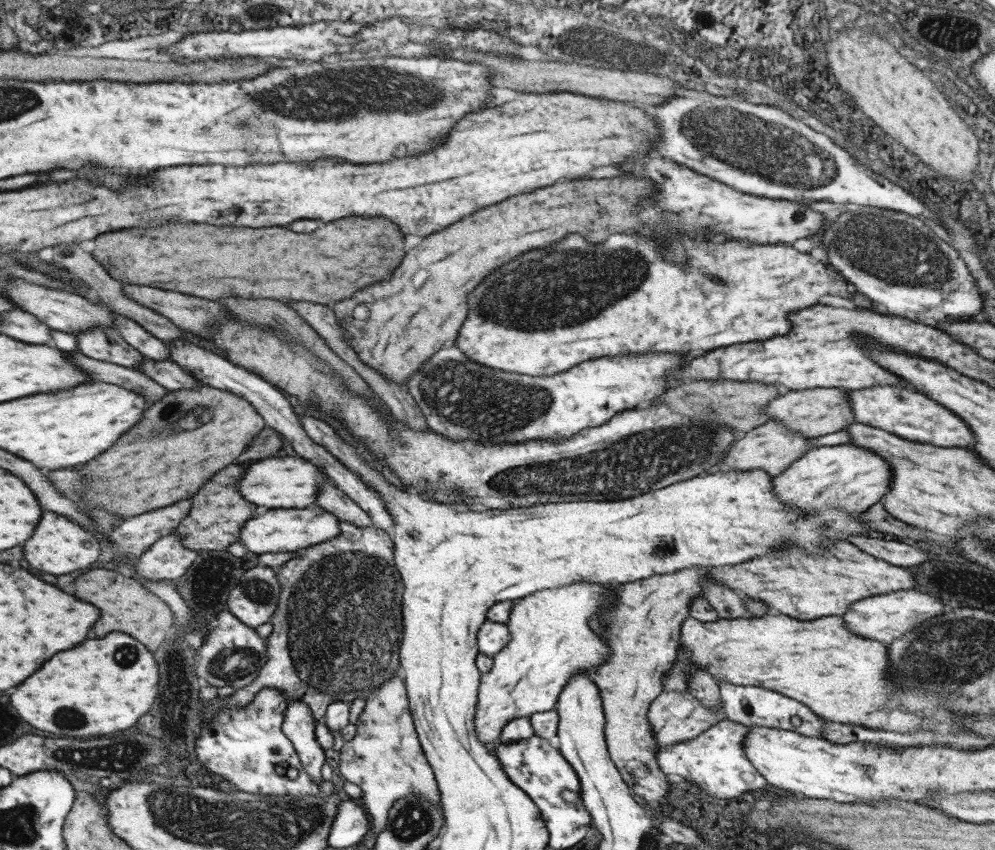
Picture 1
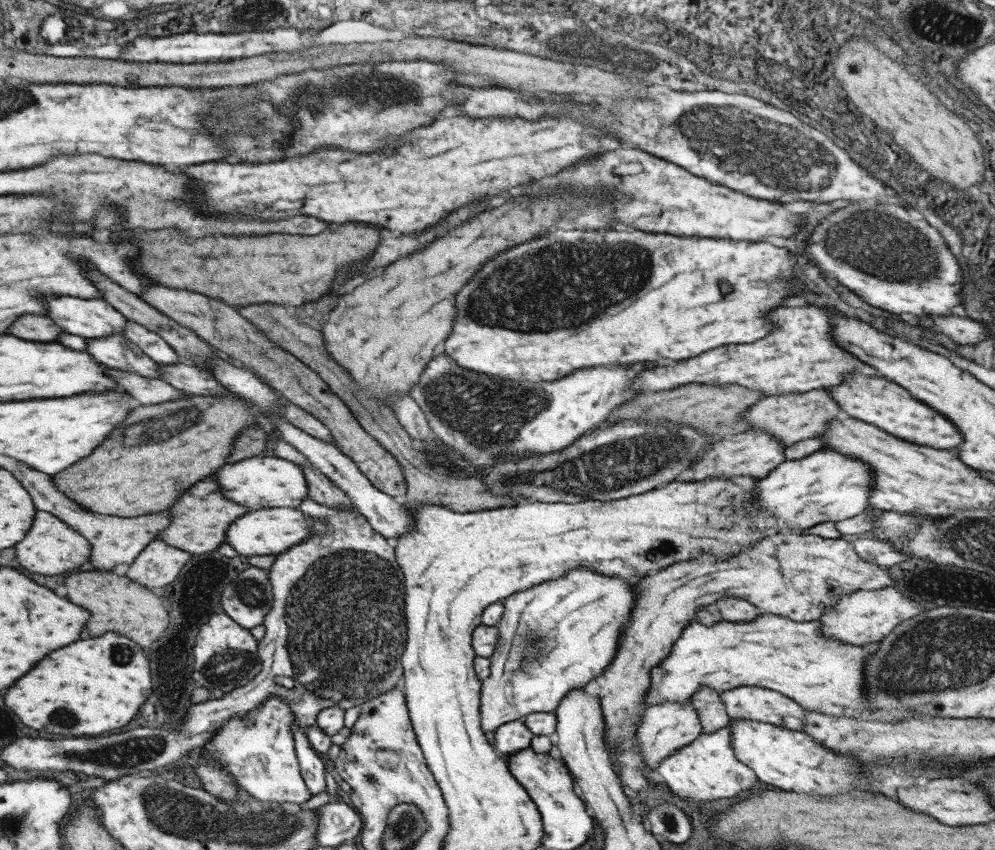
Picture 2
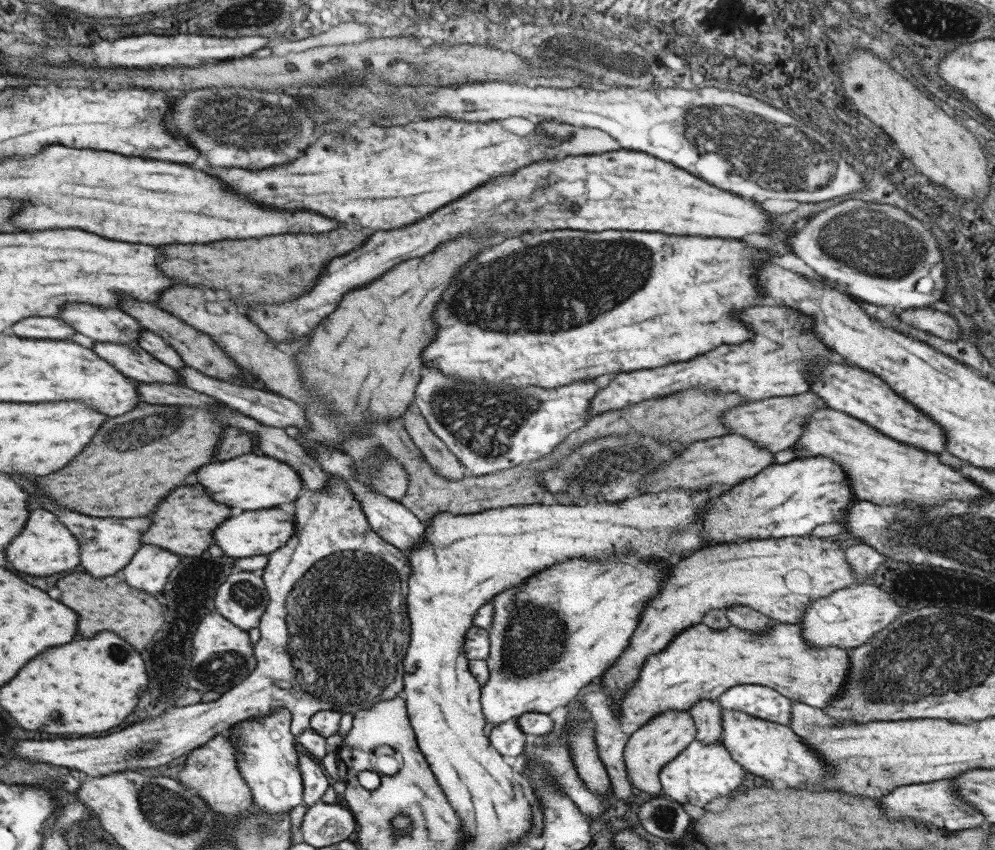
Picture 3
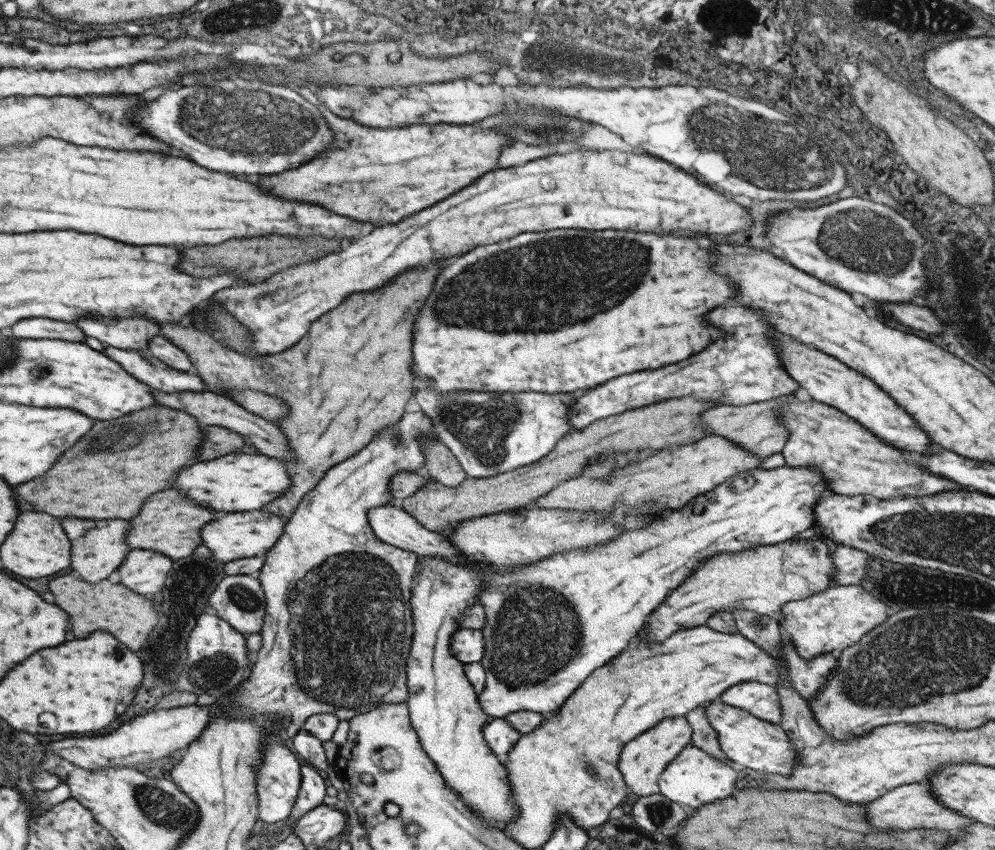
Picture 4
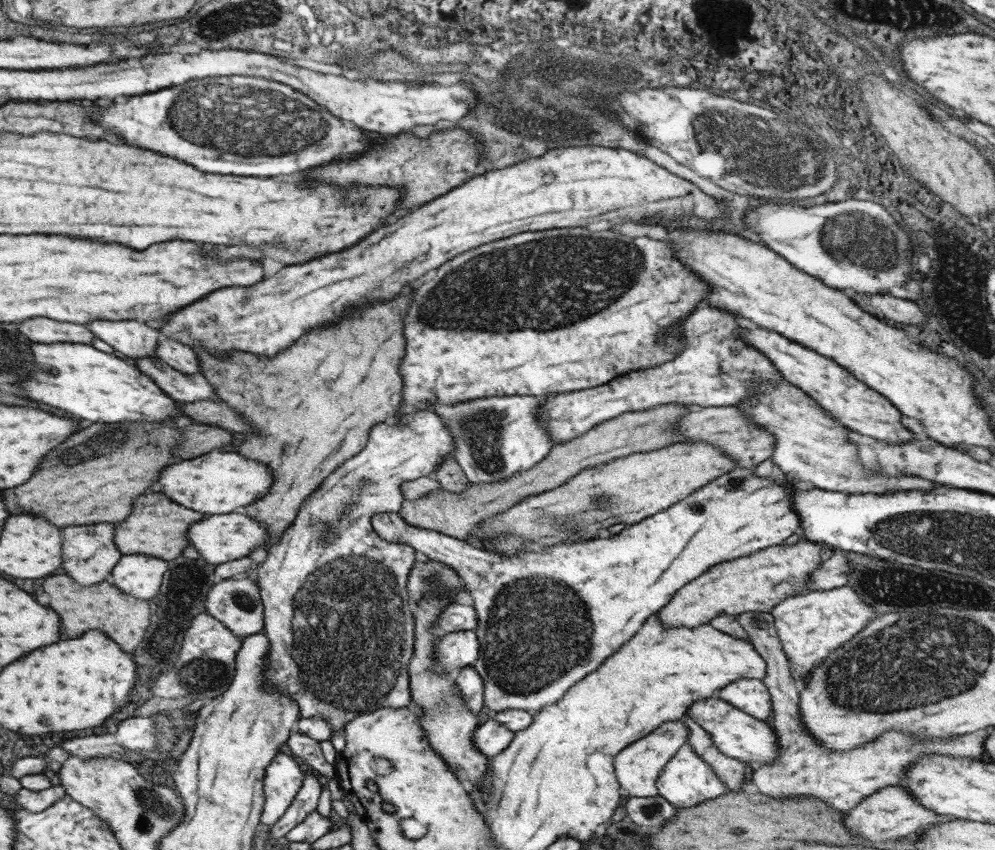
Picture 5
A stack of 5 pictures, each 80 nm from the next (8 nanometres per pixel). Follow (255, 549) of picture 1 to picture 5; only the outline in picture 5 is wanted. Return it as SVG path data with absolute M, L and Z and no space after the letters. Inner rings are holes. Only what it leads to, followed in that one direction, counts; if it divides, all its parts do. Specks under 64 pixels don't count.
M241 511L205 516L201 521L191 524L185 537L188 545L198 550L199 558L205 564L215 566L247 557L256 548L264 546L268 540L267 530L259 522L249 520L249 516Z

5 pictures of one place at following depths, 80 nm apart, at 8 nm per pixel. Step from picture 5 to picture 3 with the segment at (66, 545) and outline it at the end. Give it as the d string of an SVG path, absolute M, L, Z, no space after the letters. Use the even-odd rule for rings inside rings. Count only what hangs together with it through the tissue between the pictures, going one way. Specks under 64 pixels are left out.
M39 496L37 502L43 508L47 508L49 512L55 512L55 516L59 516L59 520L63 520L63 524L67 524L67 528L71 528L71 532L75 532L75 538L79 540L79 548L83 548L83 564L79 564L79 566L83 566L85 572L91 574L93 578L111 576L111 574L123 569L142 545L141 534L151 525L149 518L117 519L83 516L79 512L57 508L55 504L51 504L43 496Z

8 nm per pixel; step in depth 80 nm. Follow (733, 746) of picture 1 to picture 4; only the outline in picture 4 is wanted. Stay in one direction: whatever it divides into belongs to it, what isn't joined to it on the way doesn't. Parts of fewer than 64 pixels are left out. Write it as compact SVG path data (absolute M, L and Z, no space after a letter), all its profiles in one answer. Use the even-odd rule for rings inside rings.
M691 743L683 747L670 764L661 771L657 779L657 786L661 796L665 796L671 802L687 804L693 808L702 807L714 800L729 797L734 793L736 769L727 766L725 761L712 757L706 752L695 748Z

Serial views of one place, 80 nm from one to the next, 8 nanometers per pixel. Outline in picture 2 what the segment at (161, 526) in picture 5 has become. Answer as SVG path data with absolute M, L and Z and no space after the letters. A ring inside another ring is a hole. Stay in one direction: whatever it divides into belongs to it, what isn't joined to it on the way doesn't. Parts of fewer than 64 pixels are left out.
M215 478L201 480L199 484L193 484L187 492L181 493L175 500L175 504L169 508L169 525L157 533L154 539L161 539L164 543L179 548L189 555L205 554L205 552L215 551L225 540L225 531L233 521L239 519L247 512L247 508L233 504L231 500L225 500L219 492L219 485Z

